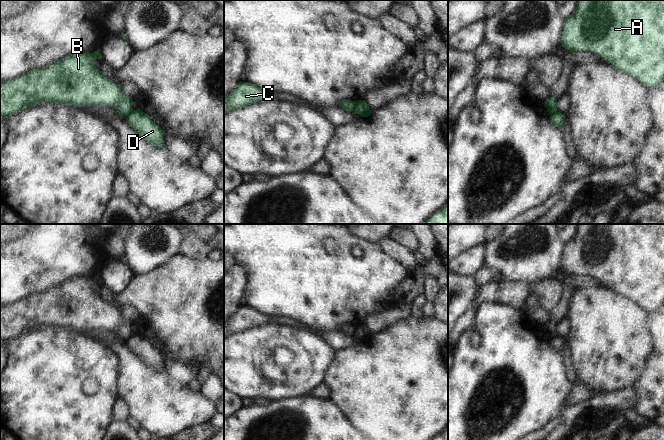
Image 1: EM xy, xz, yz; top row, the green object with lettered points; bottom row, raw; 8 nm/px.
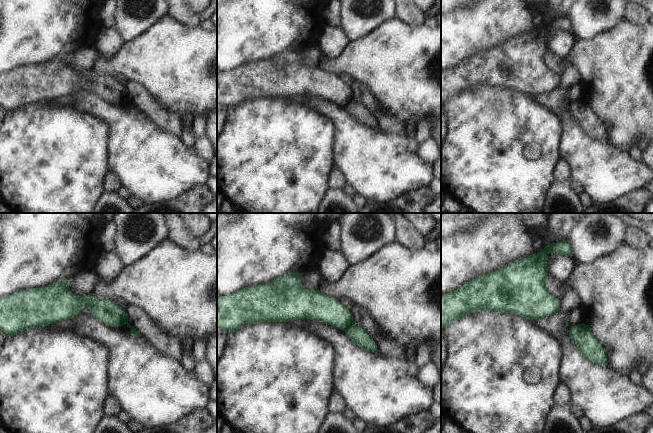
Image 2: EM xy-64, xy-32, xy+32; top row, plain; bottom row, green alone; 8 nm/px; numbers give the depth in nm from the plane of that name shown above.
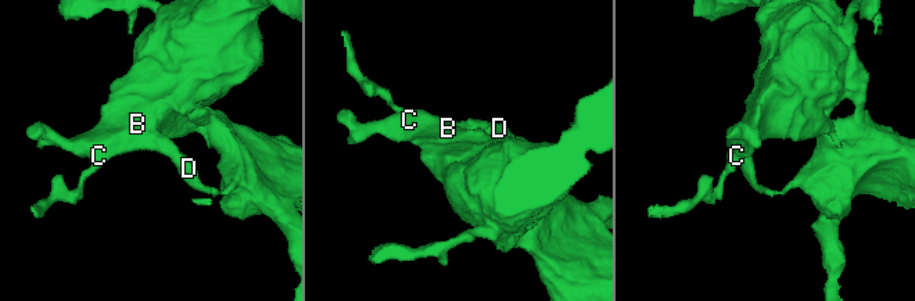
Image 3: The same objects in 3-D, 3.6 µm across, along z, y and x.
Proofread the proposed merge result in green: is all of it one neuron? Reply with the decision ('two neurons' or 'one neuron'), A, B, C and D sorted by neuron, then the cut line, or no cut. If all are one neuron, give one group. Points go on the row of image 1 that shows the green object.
two neurons; groups A B C / D; cut xz (356, 101), (351, 111)

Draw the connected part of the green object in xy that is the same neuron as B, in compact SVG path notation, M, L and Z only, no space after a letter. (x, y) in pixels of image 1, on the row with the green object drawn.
M100 49L92 53L76 52L43 69L31 70L14 80L0 84L0 117L19 113L44 102L54 102L74 107L114 107L119 116L126 118L133 111L133 99L124 96L120 85L108 80L103 71L94 67L96 59L102 59Z

